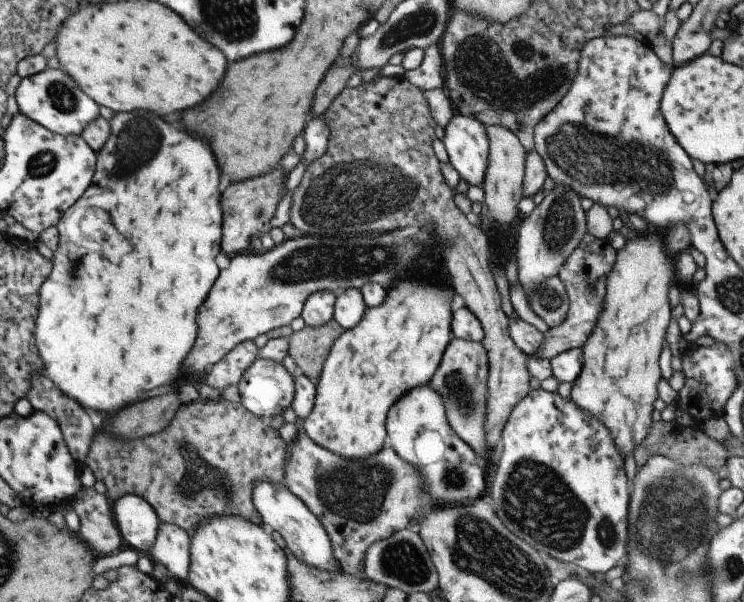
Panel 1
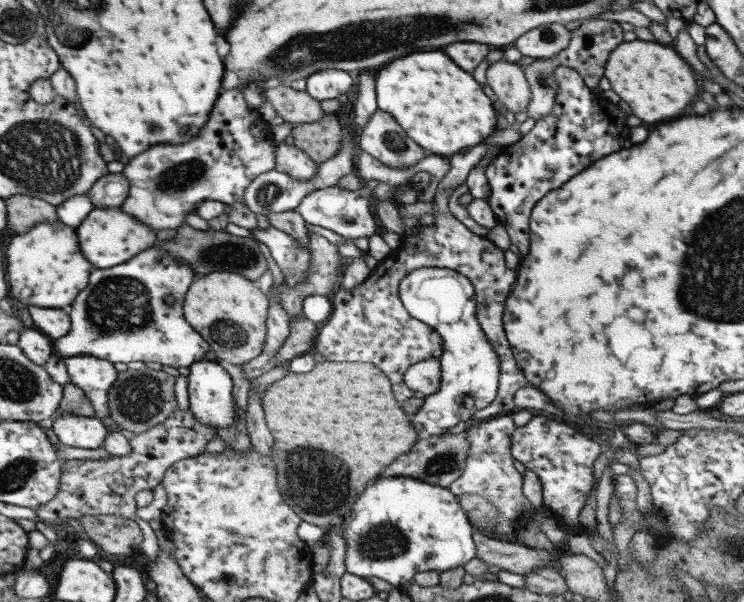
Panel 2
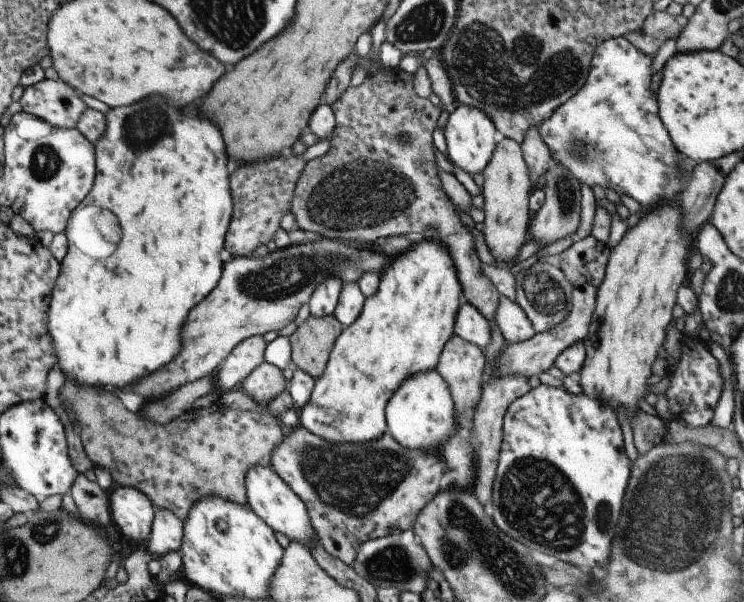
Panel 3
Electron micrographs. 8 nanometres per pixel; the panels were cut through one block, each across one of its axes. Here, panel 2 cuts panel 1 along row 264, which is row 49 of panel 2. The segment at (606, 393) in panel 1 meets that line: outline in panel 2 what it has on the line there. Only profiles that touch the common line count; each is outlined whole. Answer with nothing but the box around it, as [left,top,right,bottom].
[603,41,699,124]

